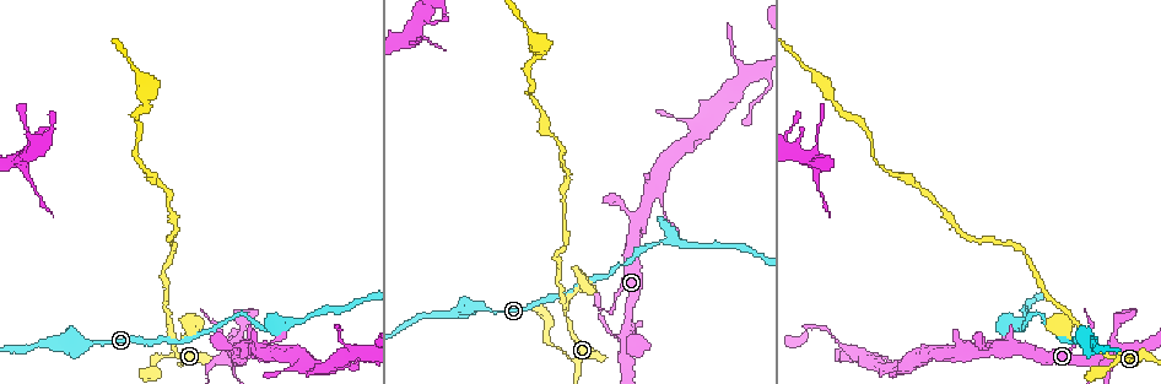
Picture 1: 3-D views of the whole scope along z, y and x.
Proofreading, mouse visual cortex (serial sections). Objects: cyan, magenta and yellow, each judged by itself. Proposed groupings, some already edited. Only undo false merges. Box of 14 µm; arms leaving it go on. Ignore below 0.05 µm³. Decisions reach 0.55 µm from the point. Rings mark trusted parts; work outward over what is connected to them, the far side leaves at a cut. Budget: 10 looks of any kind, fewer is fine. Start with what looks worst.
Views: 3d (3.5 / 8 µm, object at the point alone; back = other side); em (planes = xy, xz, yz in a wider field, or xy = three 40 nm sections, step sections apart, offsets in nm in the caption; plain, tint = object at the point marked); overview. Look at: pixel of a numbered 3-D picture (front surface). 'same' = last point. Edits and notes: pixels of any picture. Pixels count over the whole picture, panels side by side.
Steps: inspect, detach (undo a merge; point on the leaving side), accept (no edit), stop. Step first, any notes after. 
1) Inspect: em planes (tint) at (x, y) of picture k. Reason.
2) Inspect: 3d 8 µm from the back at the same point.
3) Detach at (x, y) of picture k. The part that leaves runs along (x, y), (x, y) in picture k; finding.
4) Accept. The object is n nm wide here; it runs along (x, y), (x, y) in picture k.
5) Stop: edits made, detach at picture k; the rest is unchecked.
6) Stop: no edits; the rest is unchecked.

Inspect: 3d 3.5 µm at (1111, 353) of picture 1. Sharp bend.

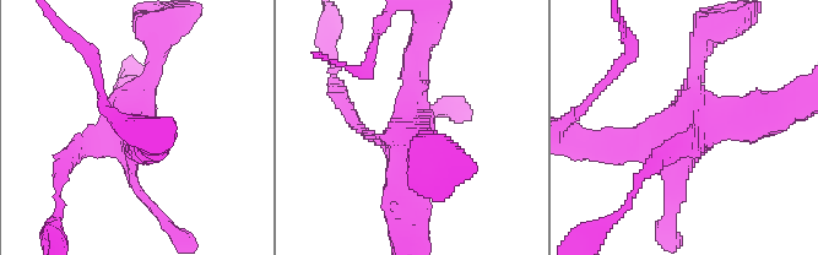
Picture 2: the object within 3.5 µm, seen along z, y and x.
Inspect: em xy step 5 (tint) at (412, 123) of picture 2. Shape alone is not enough.

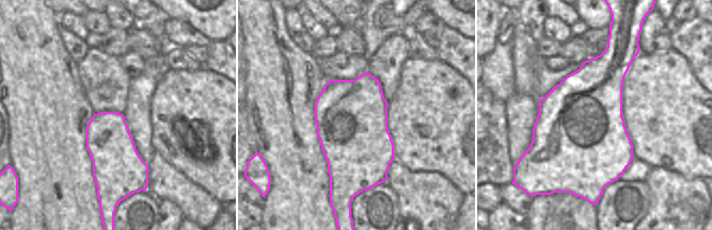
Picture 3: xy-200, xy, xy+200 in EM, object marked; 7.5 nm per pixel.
Accept. It runs along (606, 148), (656, 148), (760, 114) in picture 2; continuous, no second cell.

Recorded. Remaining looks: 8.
Inspect: 3d 3.5 µm from the back at (282, 329) of picture 1. Sudden change in width.

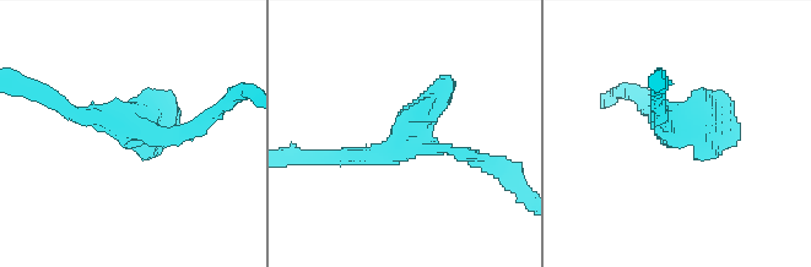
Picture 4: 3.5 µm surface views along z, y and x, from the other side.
Inspect: em xy step 1 (plain) at (414, 145) of picture 4. Shape alone is not enough.

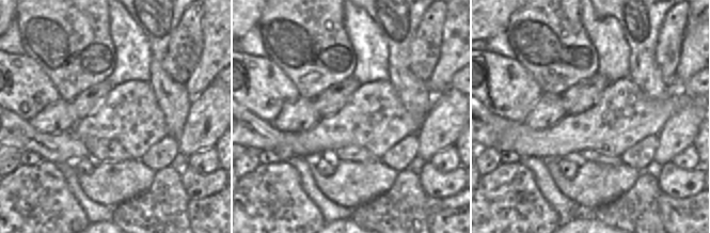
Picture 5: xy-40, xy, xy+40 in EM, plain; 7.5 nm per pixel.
Inspect: em xy step 1 (tint) at the same point.

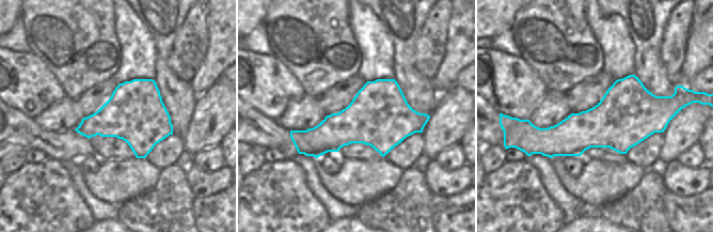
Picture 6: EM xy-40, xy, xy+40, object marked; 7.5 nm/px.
Accept. It runs along (209, 113), (163, 135), (61, 105) in picture 4; one cell here.

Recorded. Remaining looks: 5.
Inspect: 3d 3.5 µm at (587, 285) of picture 1. Abrupt turn.

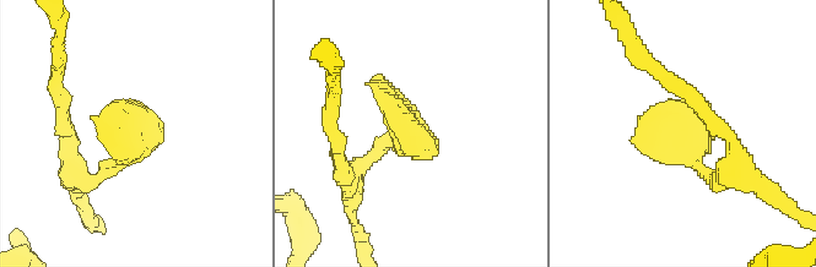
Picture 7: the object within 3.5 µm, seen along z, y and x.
Inspect: em xy step 5 (tint) at (132, 141) of picture 7. Need the tissue.

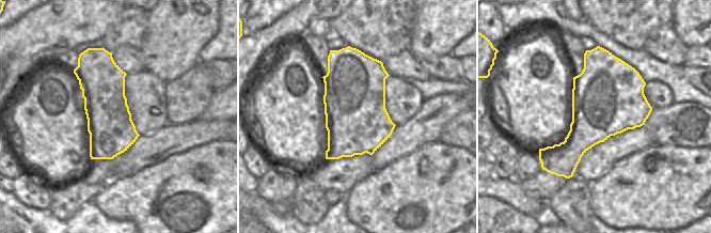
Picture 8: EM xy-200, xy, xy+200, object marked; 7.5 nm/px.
Inspect: em planes (tint) at the same point.

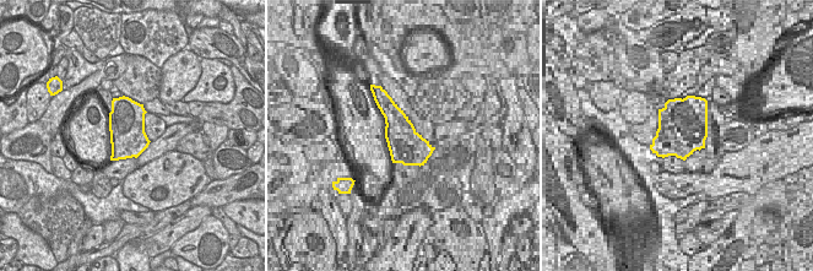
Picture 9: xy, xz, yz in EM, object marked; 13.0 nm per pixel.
Accept. It runs along (723, 179), (695, 164), (664, 115), (638, 115) in picture 7; one cell here.

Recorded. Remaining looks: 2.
Stop: no edits; the rest is unchecked.

